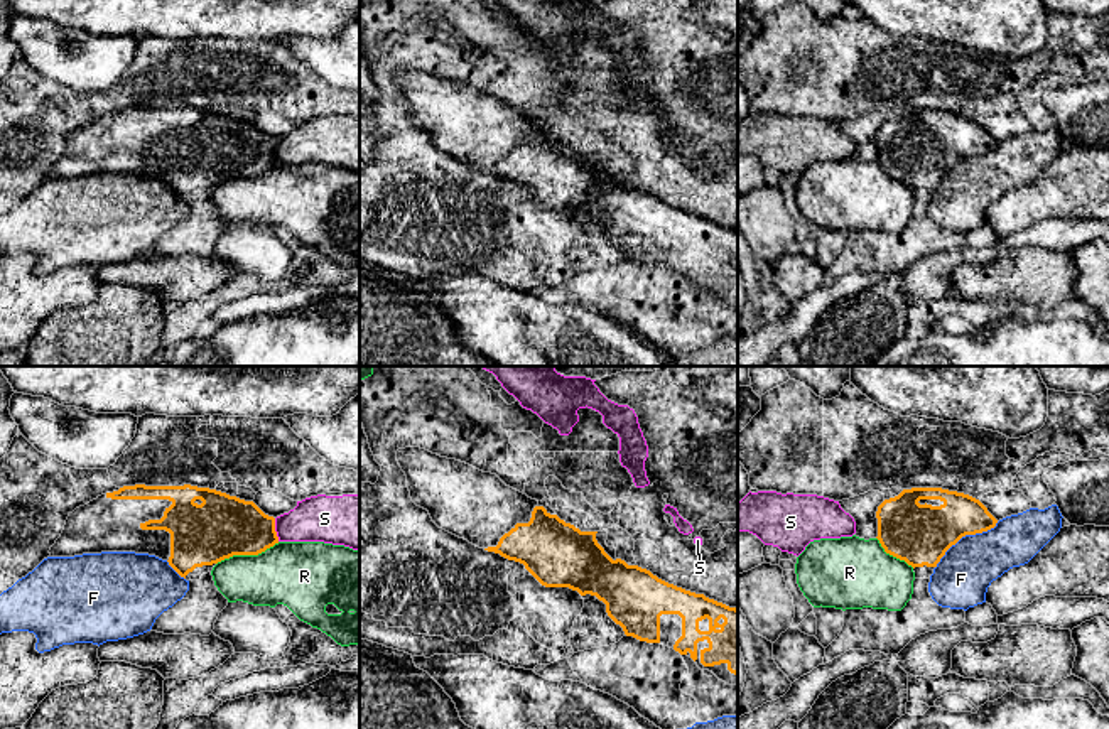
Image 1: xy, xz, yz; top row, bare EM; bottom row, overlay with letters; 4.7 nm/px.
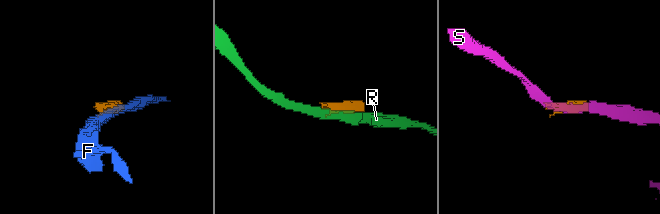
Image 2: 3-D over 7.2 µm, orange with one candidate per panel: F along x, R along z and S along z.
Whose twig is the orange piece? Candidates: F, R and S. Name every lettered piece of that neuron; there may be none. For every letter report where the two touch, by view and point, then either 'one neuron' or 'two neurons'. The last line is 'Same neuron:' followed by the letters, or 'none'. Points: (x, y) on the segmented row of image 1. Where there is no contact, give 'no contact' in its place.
F: yz (964, 535) | two neurons
R: xy (247, 554) | two neurons
S: xy (274, 530) | two neurons
Same neuron: none

